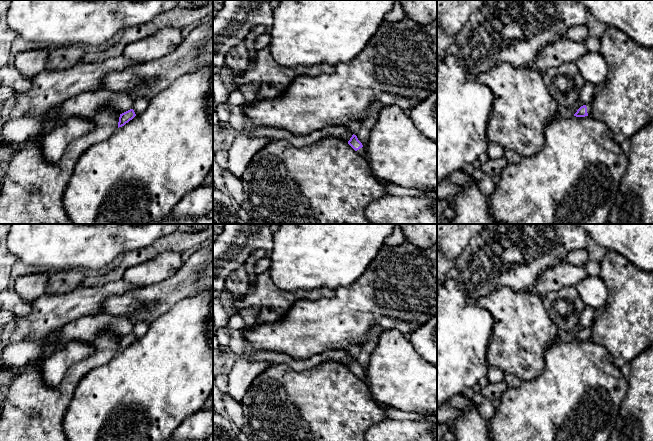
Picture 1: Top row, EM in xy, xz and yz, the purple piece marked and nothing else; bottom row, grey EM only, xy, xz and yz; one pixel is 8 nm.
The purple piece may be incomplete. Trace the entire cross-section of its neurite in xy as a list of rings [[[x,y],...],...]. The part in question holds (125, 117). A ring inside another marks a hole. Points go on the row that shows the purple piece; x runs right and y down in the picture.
[[[130,109],[122,114],[120,114],[118,128],[124,126],[130,120],[132,120],[136,116],[133,109]]]

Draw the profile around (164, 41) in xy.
[[[166,27],[125,46],[122,56],[136,62],[148,62],[172,52],[182,41],[182,31]]]

